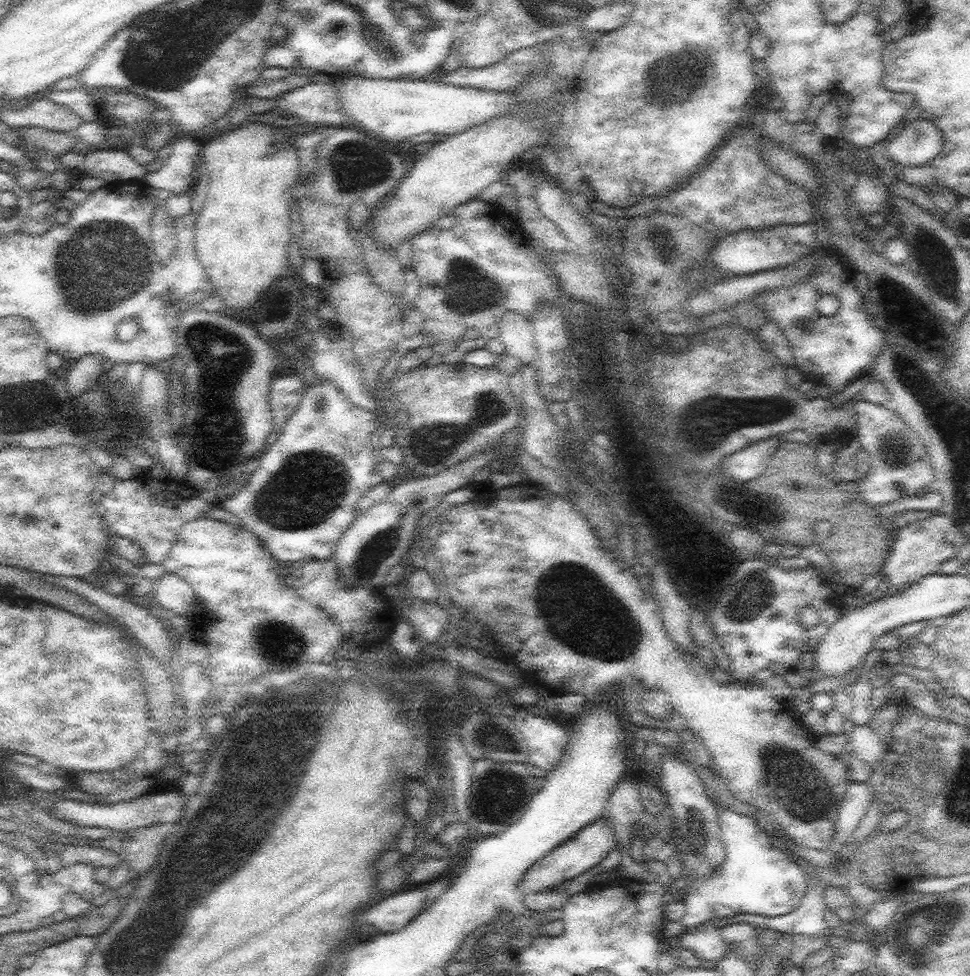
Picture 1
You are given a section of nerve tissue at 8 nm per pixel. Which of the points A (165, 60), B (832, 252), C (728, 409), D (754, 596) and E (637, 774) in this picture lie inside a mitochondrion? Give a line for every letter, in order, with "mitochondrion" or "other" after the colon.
A: mitochondrion
B: other
C: mitochondrion
D: mitochondrion
E: other

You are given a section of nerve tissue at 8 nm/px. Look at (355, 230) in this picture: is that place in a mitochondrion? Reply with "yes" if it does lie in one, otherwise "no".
no

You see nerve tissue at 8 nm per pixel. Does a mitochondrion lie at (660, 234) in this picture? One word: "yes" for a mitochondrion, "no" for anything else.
yes

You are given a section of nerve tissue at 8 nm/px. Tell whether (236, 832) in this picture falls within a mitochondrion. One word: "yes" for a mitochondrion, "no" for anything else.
yes

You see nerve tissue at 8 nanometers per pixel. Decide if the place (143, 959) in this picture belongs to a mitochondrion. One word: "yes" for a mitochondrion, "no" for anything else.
yes

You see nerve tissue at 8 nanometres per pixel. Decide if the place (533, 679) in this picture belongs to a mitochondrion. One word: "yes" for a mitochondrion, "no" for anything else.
no

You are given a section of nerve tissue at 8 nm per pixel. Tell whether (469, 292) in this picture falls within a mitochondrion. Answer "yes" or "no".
yes

